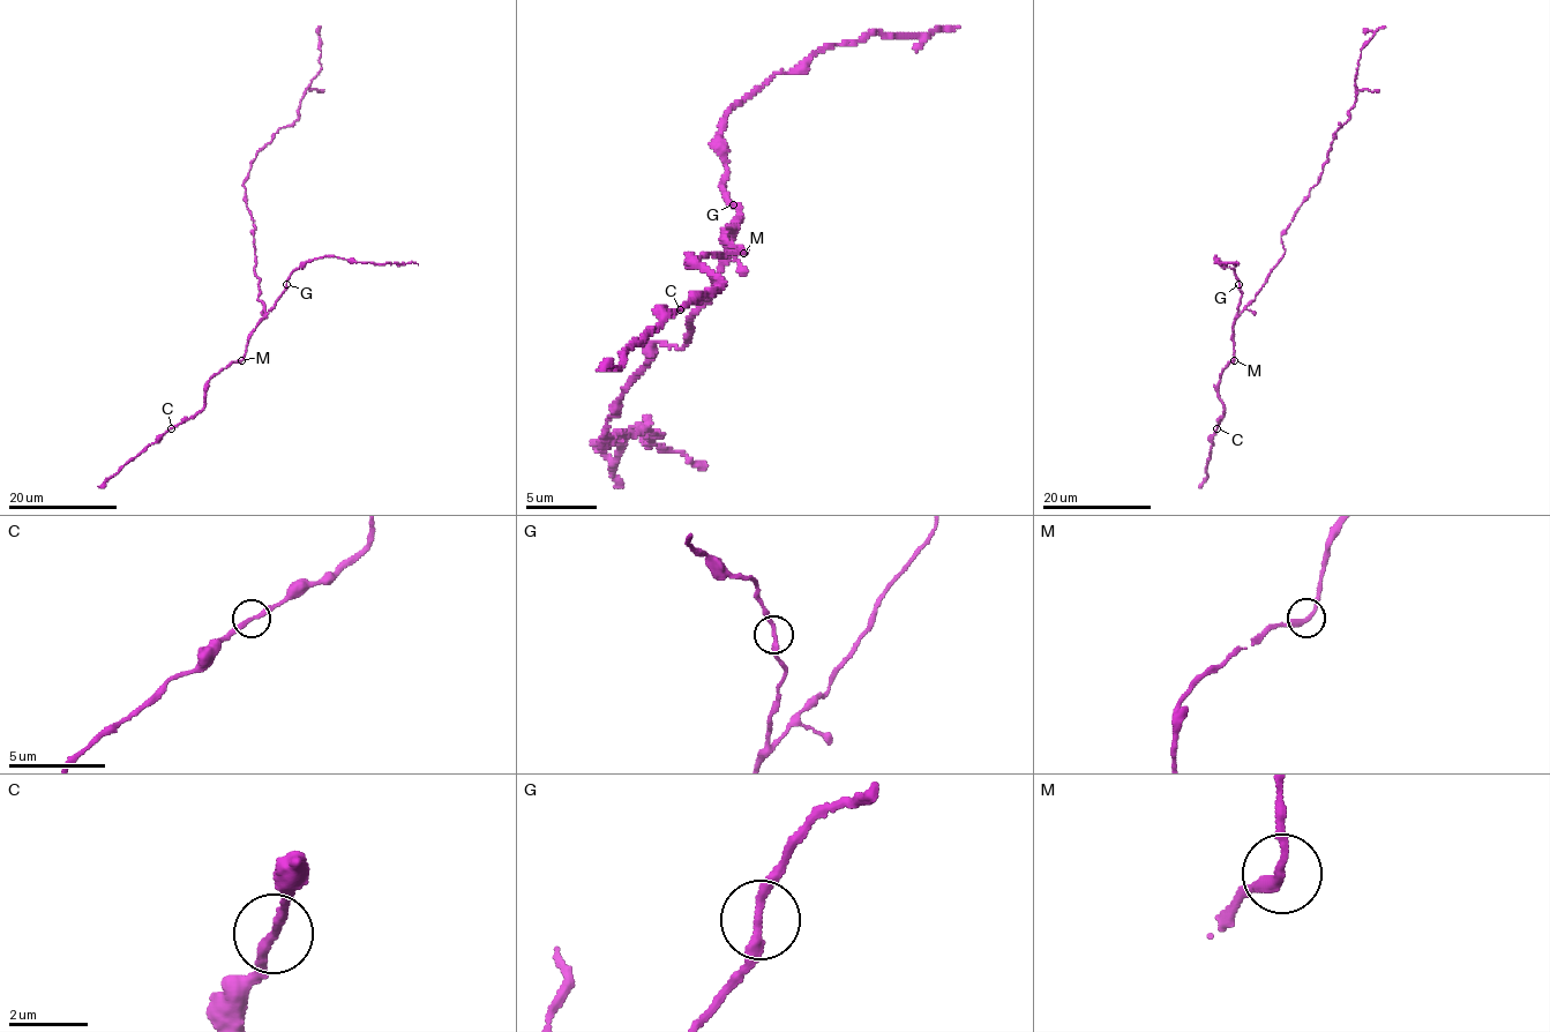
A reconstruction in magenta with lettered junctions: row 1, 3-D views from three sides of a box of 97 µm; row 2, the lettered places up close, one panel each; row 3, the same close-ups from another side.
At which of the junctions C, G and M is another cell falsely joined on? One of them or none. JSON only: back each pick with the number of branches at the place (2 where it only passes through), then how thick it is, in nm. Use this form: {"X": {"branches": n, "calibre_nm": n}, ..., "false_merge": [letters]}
{"false_merge": []}

